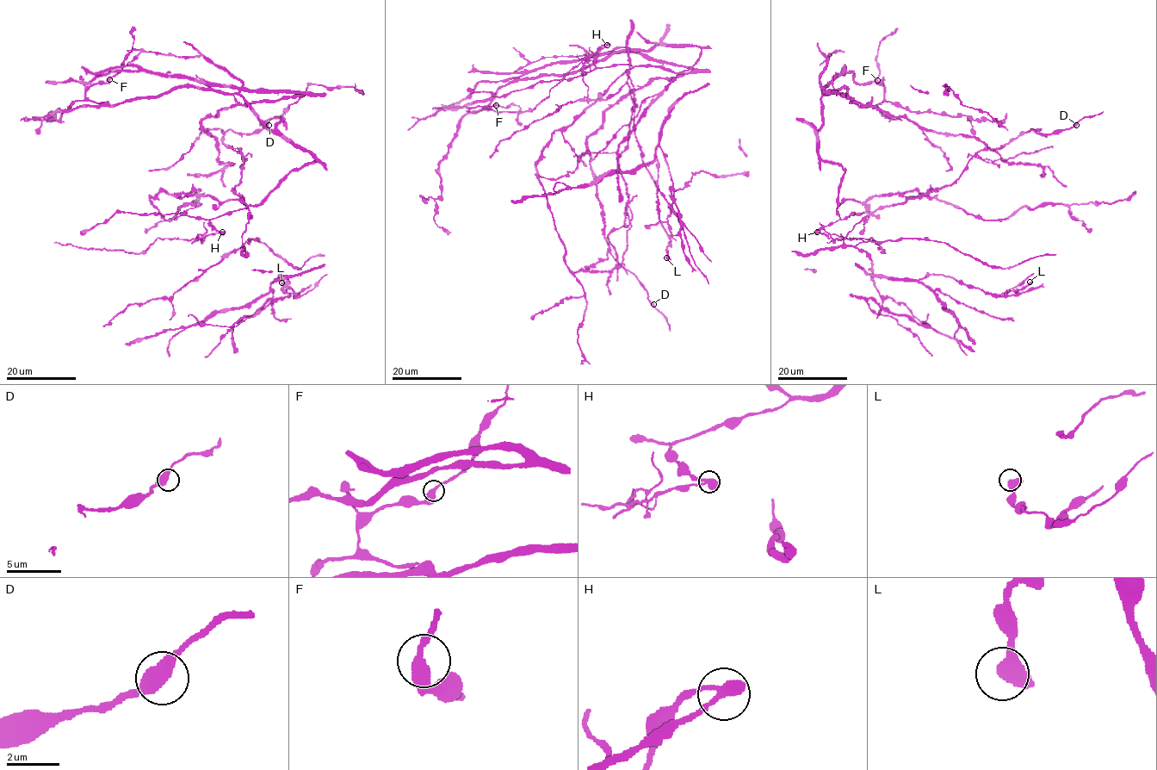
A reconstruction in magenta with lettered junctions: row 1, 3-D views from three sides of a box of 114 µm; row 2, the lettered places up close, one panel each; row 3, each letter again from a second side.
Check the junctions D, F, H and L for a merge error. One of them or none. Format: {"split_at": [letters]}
{"split_at": ["H"]}

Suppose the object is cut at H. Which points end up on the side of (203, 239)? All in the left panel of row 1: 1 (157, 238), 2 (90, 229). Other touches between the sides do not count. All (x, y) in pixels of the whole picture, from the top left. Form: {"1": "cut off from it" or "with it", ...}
{"1": "with it", "2": "cut off from it"}

